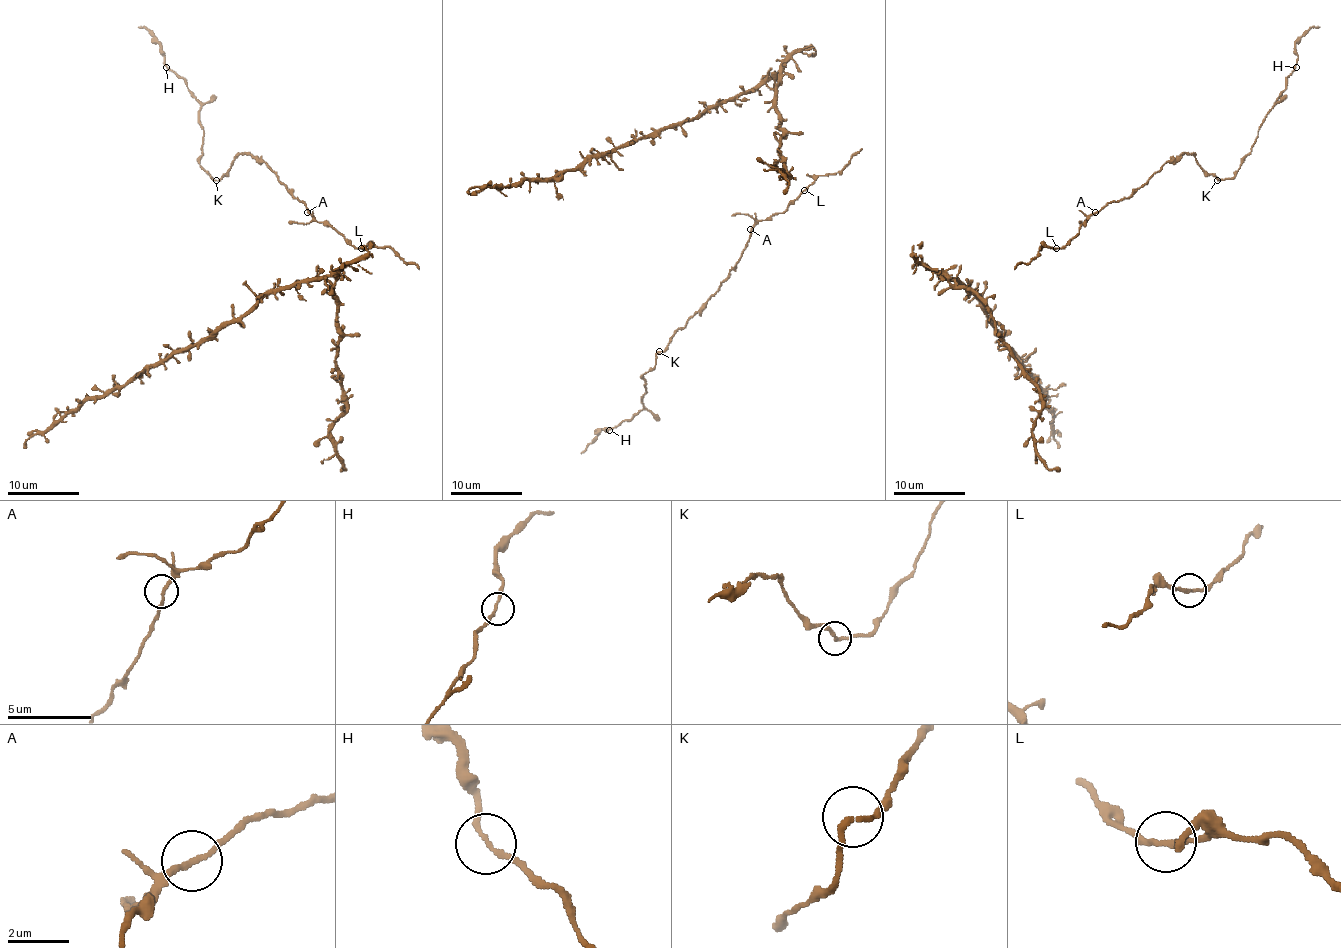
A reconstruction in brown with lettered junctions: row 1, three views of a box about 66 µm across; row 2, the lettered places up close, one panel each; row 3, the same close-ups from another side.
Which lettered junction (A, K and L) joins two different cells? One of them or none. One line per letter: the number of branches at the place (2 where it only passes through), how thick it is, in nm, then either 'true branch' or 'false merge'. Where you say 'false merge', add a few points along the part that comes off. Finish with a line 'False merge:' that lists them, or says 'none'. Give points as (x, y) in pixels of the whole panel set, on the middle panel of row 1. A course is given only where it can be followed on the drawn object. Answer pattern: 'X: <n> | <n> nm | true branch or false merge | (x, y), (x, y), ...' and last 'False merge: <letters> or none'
A: 2 | 180 nm | true branch
K: 2 | 160 nm | true branch
L: 2 | 170 nm | true branch
False merge: none

